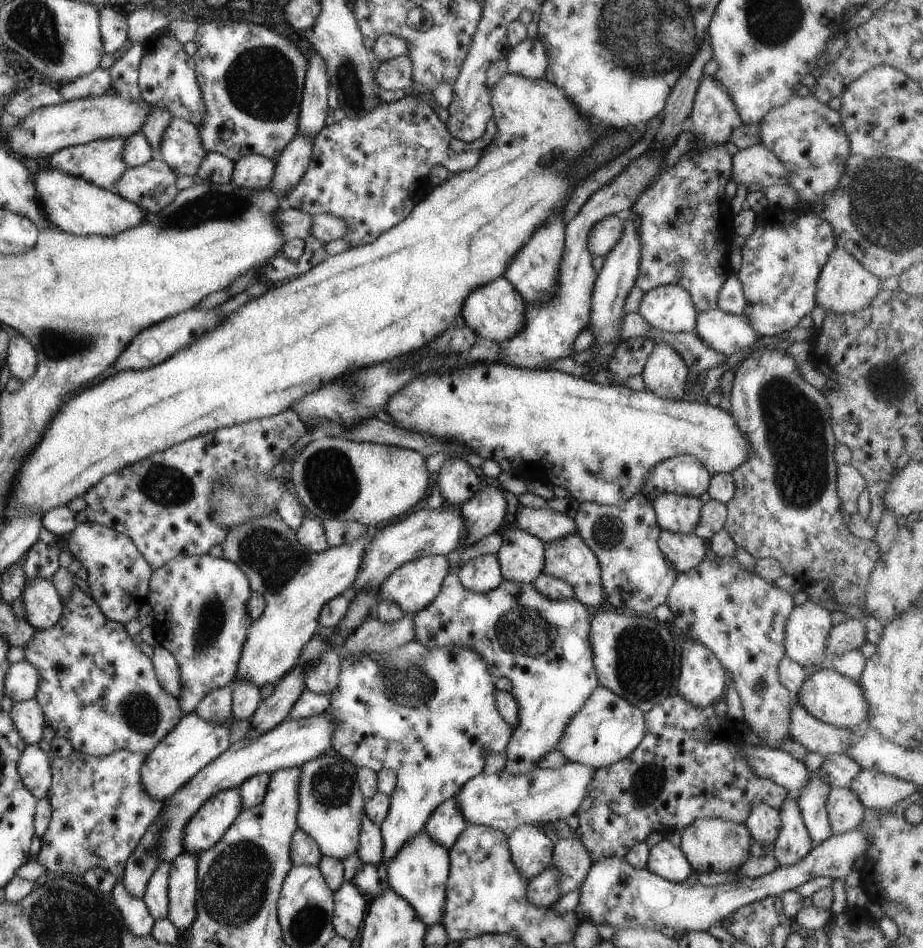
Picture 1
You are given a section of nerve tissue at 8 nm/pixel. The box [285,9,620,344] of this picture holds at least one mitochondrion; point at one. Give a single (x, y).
(347, 80)

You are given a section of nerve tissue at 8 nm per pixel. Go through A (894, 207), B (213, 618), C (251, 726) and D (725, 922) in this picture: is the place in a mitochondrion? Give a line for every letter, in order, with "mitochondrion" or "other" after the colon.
A: mitochondrion
B: mitochondrion
C: other
D: other

